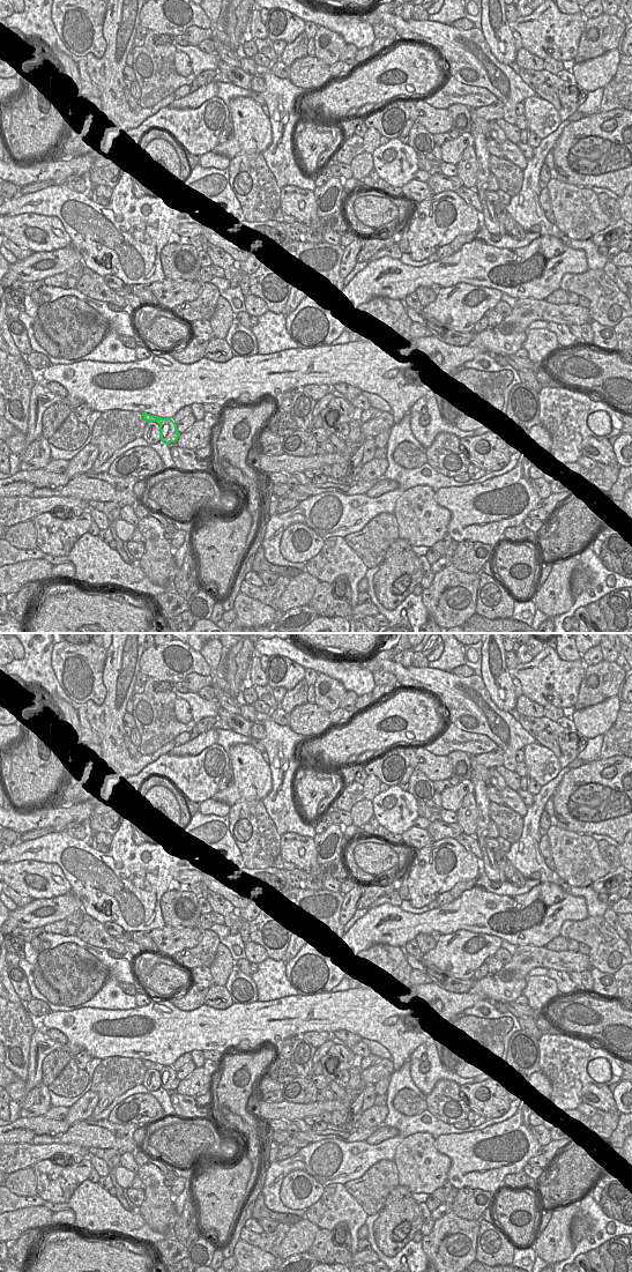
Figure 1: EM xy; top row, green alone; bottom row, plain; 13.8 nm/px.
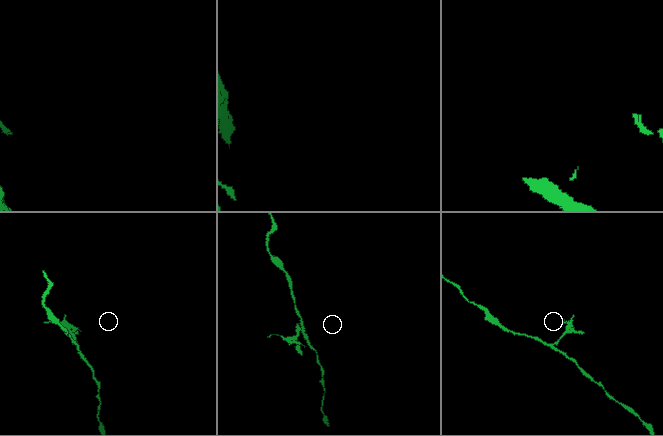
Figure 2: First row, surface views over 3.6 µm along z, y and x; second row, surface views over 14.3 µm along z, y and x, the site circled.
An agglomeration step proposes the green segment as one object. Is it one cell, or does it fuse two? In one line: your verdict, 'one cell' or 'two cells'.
two cells

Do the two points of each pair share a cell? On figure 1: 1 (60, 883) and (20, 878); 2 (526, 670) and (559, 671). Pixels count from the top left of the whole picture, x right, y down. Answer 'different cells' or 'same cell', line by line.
1: same cell
2: same cell

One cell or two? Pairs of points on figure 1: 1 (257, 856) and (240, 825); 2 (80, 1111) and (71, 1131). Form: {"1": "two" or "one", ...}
{"1": "one", "2": "two"}

